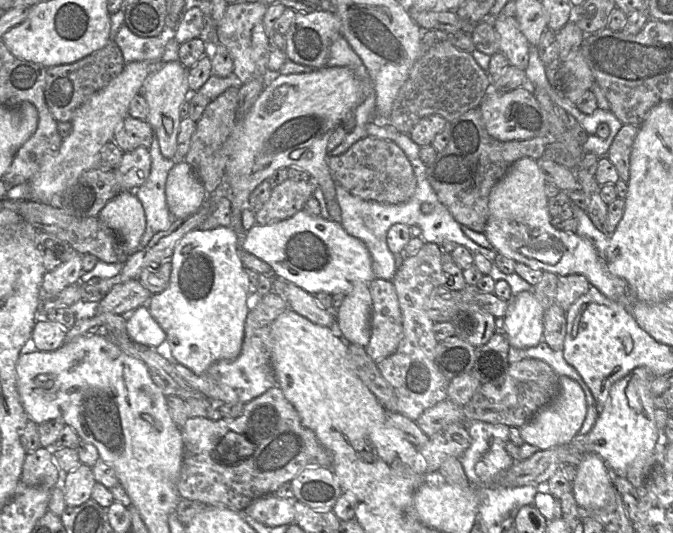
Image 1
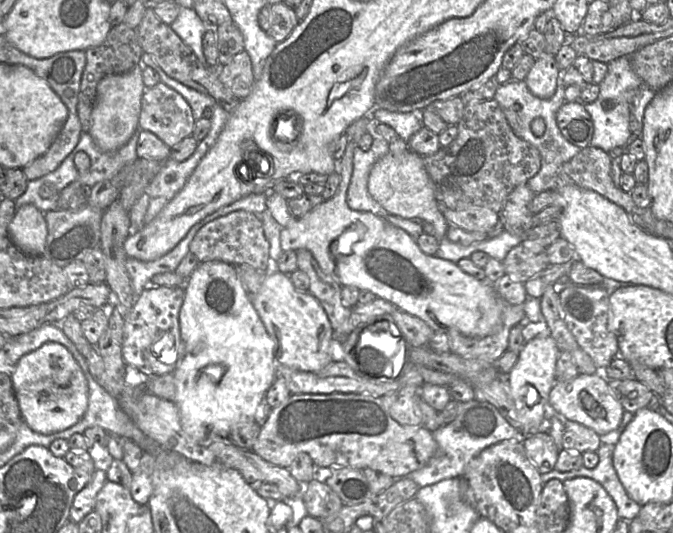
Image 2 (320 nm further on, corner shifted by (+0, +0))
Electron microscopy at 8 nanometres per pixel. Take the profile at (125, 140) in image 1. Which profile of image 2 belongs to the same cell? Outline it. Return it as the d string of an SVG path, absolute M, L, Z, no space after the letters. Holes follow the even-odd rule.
M162 82L145 88L140 131L153 133L171 149L192 135L195 122L189 104L178 92Z

